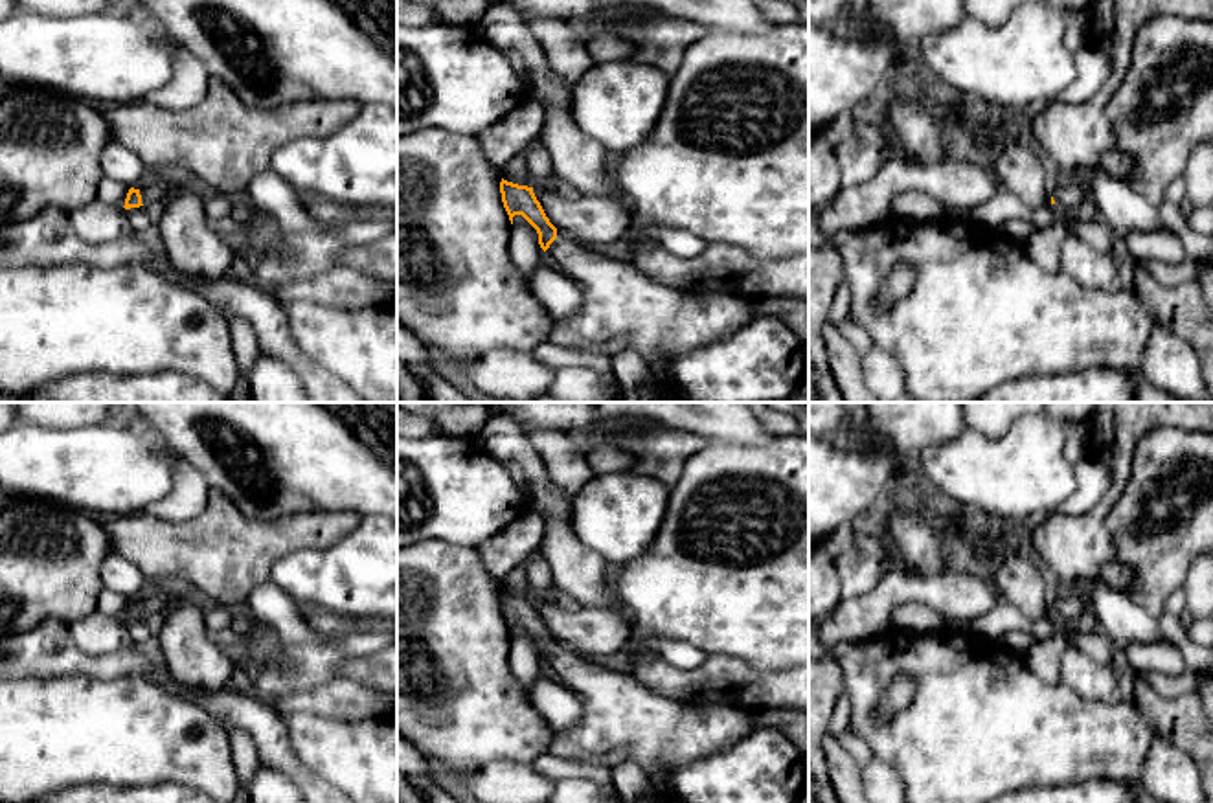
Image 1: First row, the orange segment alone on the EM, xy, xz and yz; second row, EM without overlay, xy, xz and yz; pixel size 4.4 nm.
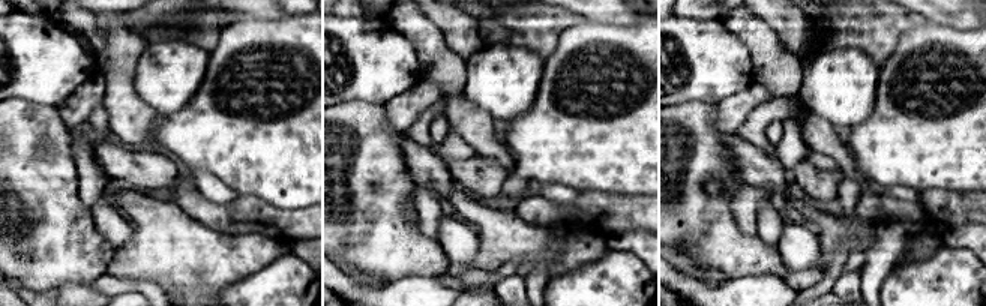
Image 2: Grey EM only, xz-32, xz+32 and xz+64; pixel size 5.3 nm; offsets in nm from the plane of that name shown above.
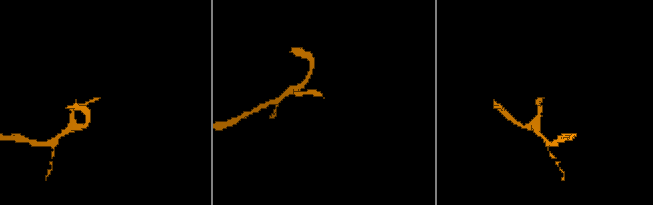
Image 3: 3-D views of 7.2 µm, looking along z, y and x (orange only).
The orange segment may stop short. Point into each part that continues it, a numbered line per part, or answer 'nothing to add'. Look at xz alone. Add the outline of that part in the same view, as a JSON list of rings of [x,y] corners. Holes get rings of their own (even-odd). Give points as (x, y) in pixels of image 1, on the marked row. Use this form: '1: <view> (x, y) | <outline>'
1: xz (622, 309) | [[[557,237],[548,257],[581,285],[581,309],[566,322],[555,322],[548,342],[561,347],[606,347],[608,355],[636,351],[649,369],[652,402],[687,402],[673,380],[673,366],[687,353],[724,340],[750,323],[757,312],[752,303],[731,294],[691,294],[656,283],[630,259],[605,257],[570,237]]]

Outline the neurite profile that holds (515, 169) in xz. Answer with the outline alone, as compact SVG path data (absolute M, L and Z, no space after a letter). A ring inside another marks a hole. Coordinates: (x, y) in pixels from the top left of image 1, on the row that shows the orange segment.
M526 149L513 156L504 167L504 176L507 176L513 184L533 187L526 165Z

